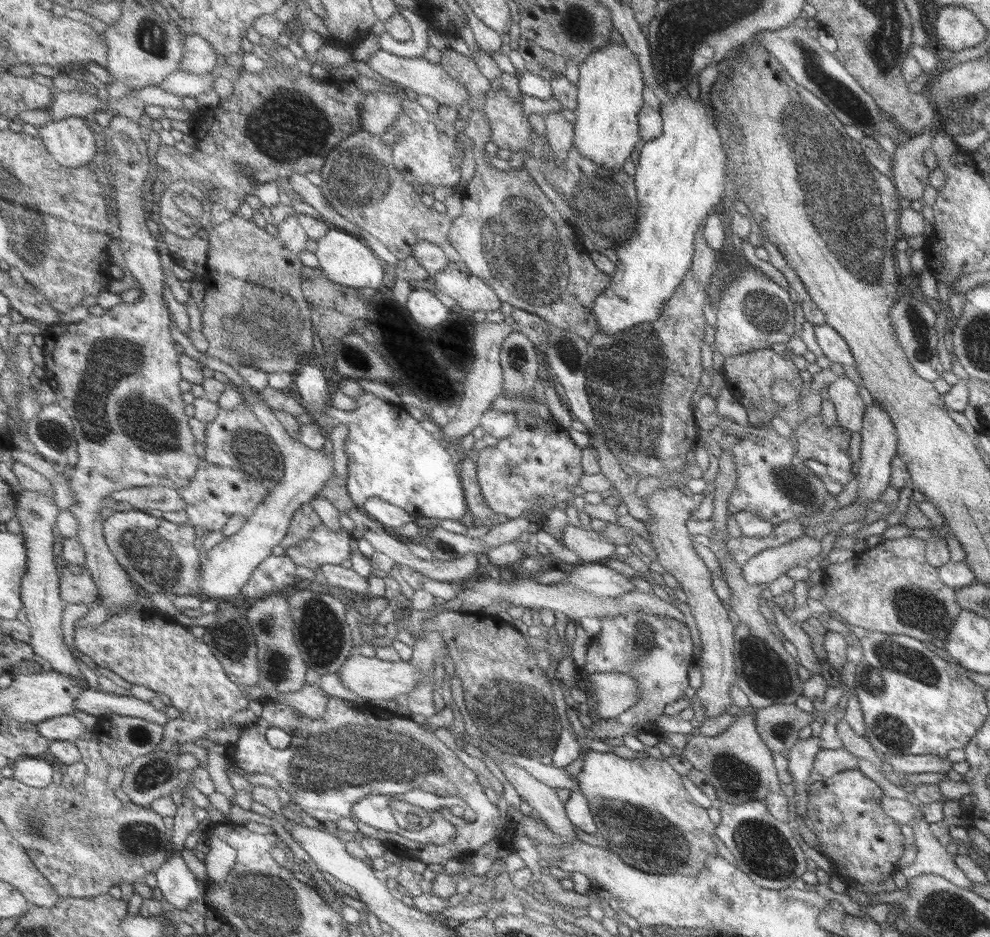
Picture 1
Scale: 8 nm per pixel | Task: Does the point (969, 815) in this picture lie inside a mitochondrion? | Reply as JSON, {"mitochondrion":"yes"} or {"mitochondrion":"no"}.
{"mitochondrion":"no"}

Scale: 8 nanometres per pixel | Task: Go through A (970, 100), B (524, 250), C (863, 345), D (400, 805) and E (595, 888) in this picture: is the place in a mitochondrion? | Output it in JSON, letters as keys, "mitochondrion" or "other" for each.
{"A":"other","B":"mitochondrion","C":"other","D":"mitochondrion","E":"other"}

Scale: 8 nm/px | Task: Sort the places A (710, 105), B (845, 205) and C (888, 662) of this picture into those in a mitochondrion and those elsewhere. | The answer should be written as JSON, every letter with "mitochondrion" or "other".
{"A":"other","B":"mitochondrion","C":"mitochondrion"}

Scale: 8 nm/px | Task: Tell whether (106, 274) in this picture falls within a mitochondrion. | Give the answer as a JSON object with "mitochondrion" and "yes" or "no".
{"mitochondrion":"no"}

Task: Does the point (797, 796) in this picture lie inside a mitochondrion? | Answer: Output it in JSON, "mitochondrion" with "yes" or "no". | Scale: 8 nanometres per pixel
{"mitochondrion":"no"}

